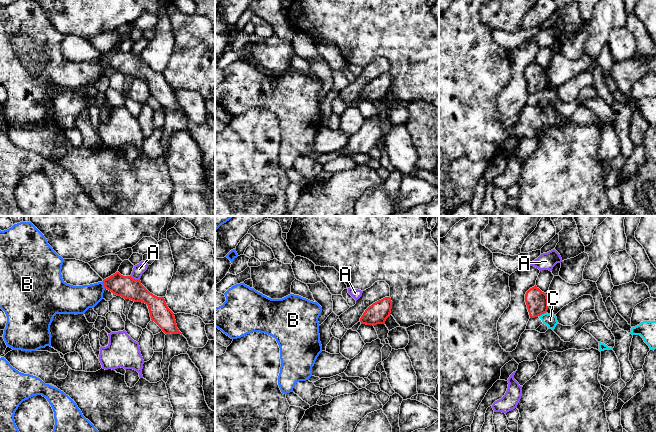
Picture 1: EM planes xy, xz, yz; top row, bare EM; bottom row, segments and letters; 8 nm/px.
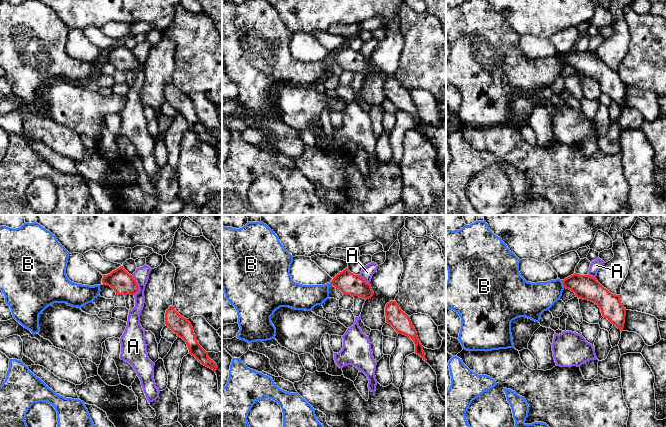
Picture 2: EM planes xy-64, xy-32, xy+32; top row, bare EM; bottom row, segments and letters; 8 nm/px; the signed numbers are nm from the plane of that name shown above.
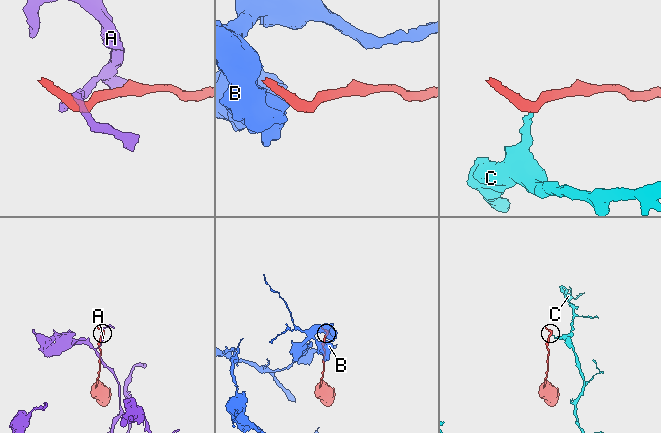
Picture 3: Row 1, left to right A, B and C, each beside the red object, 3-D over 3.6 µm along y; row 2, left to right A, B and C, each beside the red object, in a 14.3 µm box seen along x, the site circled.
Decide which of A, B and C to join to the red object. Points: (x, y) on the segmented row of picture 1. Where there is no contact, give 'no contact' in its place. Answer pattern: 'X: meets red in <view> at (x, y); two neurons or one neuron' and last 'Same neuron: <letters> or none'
A: meets red in xy at (134, 279); two neurons
B: meets red in xy at (104, 285); two neurons
C: meets red in yz at (542, 313); two neurons
Same neuron: none

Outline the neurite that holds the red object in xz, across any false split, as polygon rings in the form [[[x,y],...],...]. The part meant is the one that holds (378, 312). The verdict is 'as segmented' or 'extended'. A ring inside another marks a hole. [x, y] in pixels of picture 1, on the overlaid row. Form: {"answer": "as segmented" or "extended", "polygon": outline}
{"answer": "as segmented", "polygon": [[[385,297],[369,306],[360,318],[361,324],[377,325],[385,324],[390,316],[392,301],[390,297]]]}

